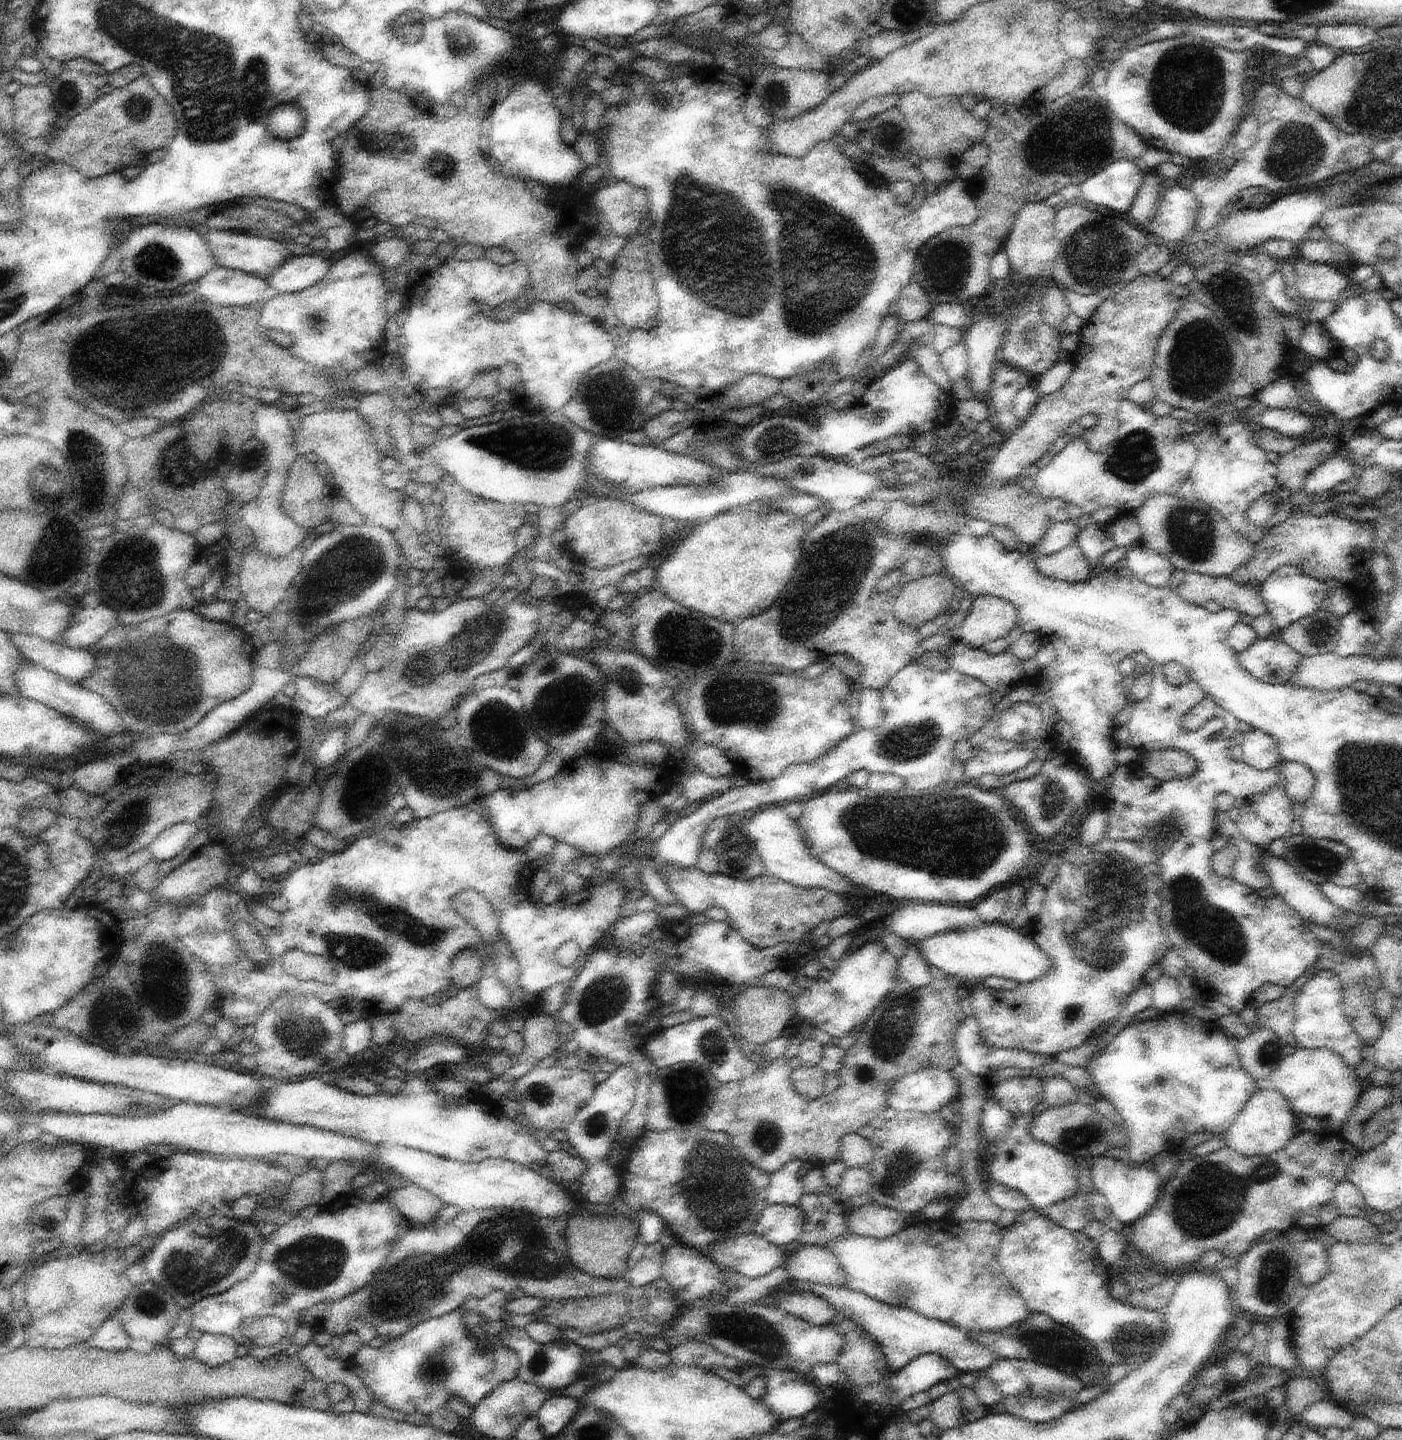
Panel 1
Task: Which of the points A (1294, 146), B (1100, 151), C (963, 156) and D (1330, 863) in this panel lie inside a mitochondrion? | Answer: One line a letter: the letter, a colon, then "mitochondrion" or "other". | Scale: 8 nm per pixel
A: mitochondrion
B: other
C: other
D: mitochondrion

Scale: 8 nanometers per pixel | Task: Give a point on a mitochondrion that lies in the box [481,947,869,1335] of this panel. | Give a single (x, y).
(712, 1177)

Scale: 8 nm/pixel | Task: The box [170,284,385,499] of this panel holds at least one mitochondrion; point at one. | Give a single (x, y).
(315, 322)

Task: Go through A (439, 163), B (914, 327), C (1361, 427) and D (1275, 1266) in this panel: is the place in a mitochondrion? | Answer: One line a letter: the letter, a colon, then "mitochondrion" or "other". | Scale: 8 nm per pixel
A: mitochondrion
B: other
C: other
D: mitochondrion

